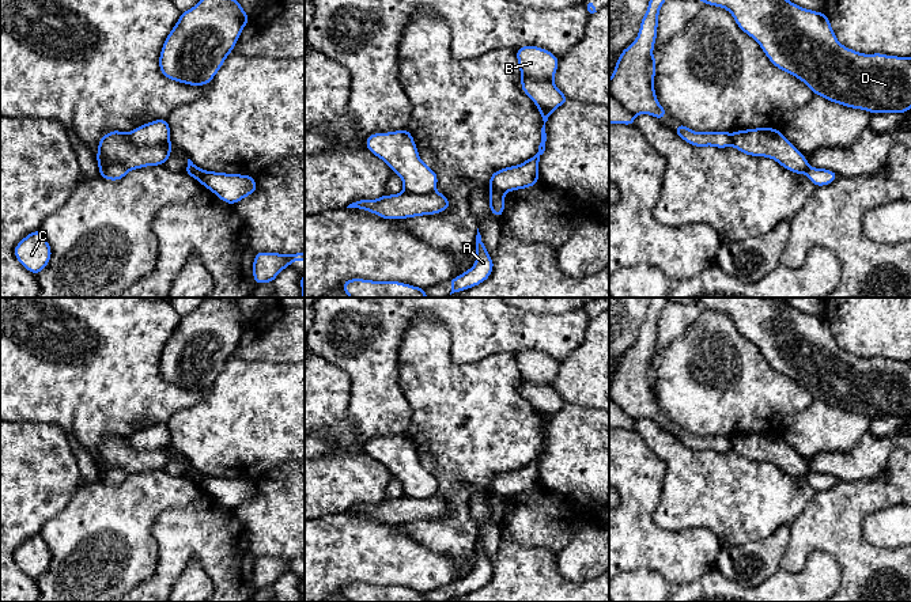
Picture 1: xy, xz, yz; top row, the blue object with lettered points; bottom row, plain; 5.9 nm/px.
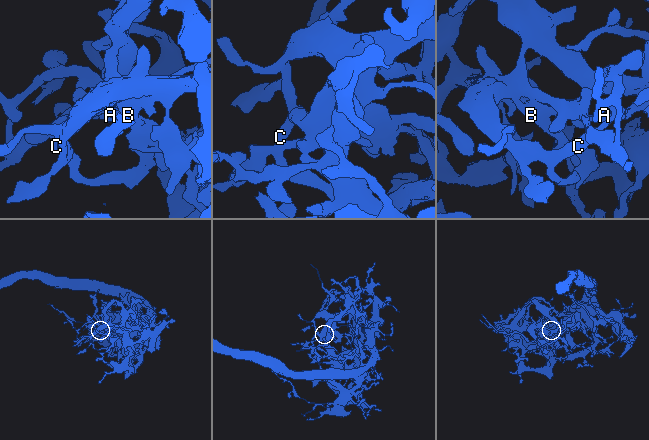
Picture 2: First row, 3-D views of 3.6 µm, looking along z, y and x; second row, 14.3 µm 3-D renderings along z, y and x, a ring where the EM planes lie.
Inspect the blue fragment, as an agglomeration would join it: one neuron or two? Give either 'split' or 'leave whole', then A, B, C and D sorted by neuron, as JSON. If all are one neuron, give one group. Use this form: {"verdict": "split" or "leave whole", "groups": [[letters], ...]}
{"verdict": "split", "groups": [["A"], ["B", "C", "D"]]}

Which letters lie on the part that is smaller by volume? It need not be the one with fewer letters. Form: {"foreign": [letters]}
{"foreign": ["A"]}

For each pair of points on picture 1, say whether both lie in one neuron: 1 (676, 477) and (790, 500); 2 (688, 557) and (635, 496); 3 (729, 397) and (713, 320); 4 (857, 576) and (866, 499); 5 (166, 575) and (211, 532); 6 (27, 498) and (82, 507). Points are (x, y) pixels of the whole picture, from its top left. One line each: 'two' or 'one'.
1: one
2: one
3: one
4: one
5: one
6: two

